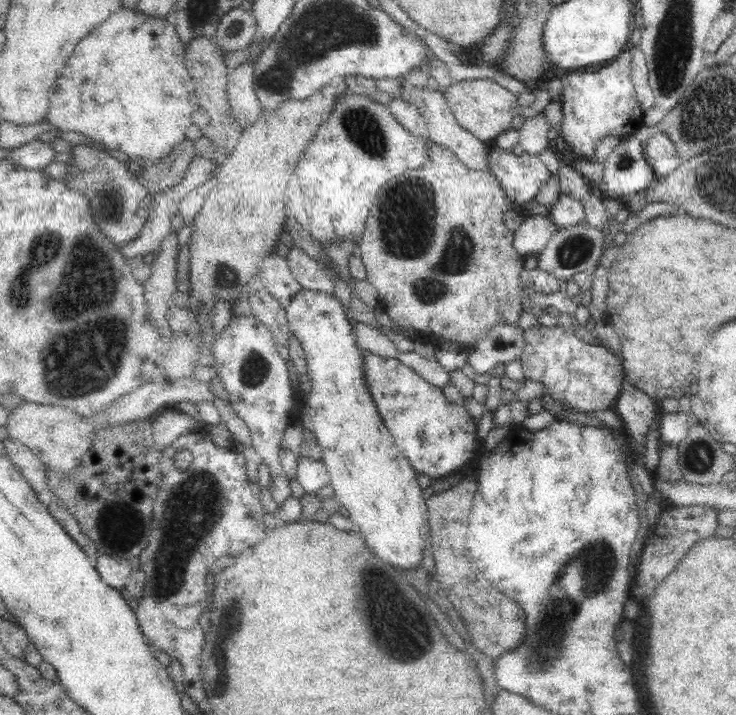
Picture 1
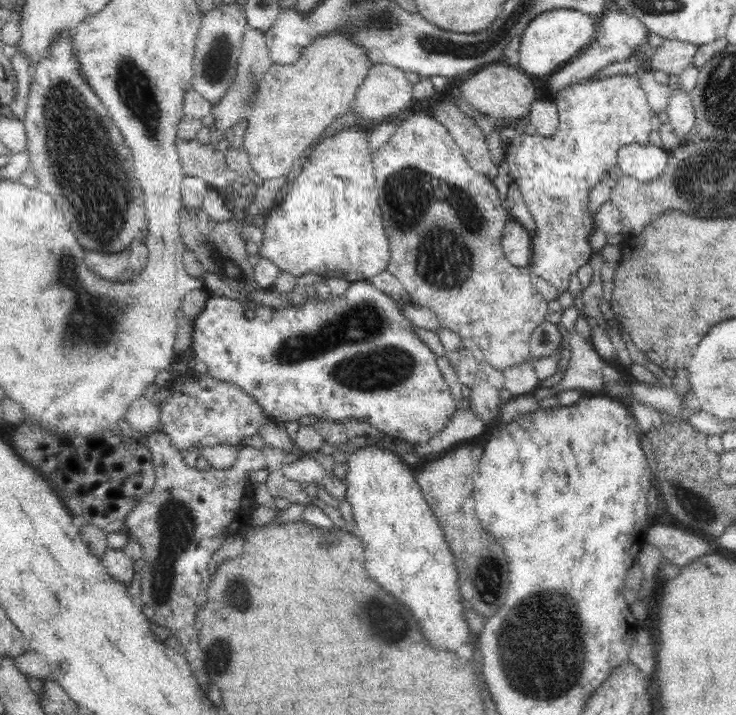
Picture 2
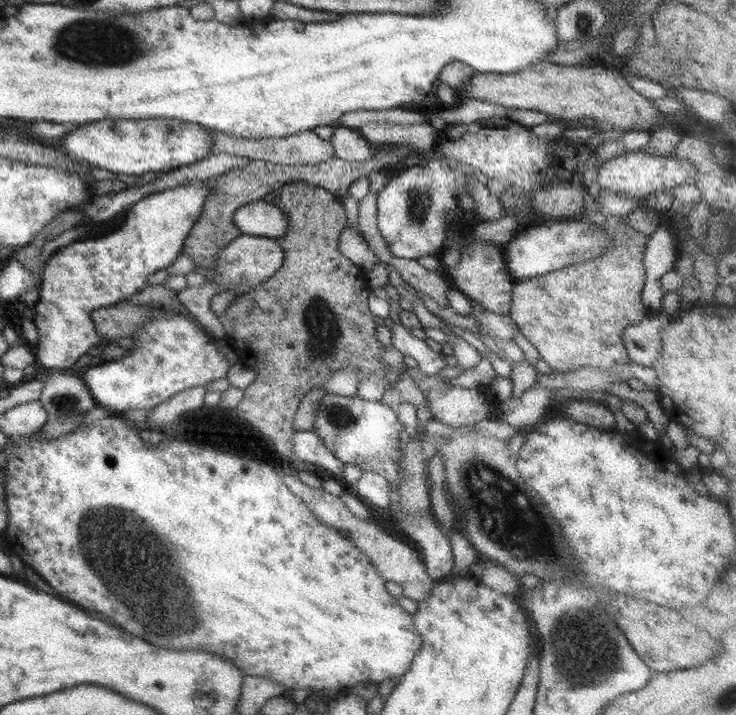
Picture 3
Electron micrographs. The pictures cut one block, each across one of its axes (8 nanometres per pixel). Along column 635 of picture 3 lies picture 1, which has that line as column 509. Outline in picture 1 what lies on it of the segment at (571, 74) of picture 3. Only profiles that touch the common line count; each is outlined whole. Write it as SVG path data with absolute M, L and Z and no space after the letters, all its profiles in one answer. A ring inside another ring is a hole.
M462 80L450 85L443 95L458 125L484 142L515 127L521 107L517 97L494 80Z

